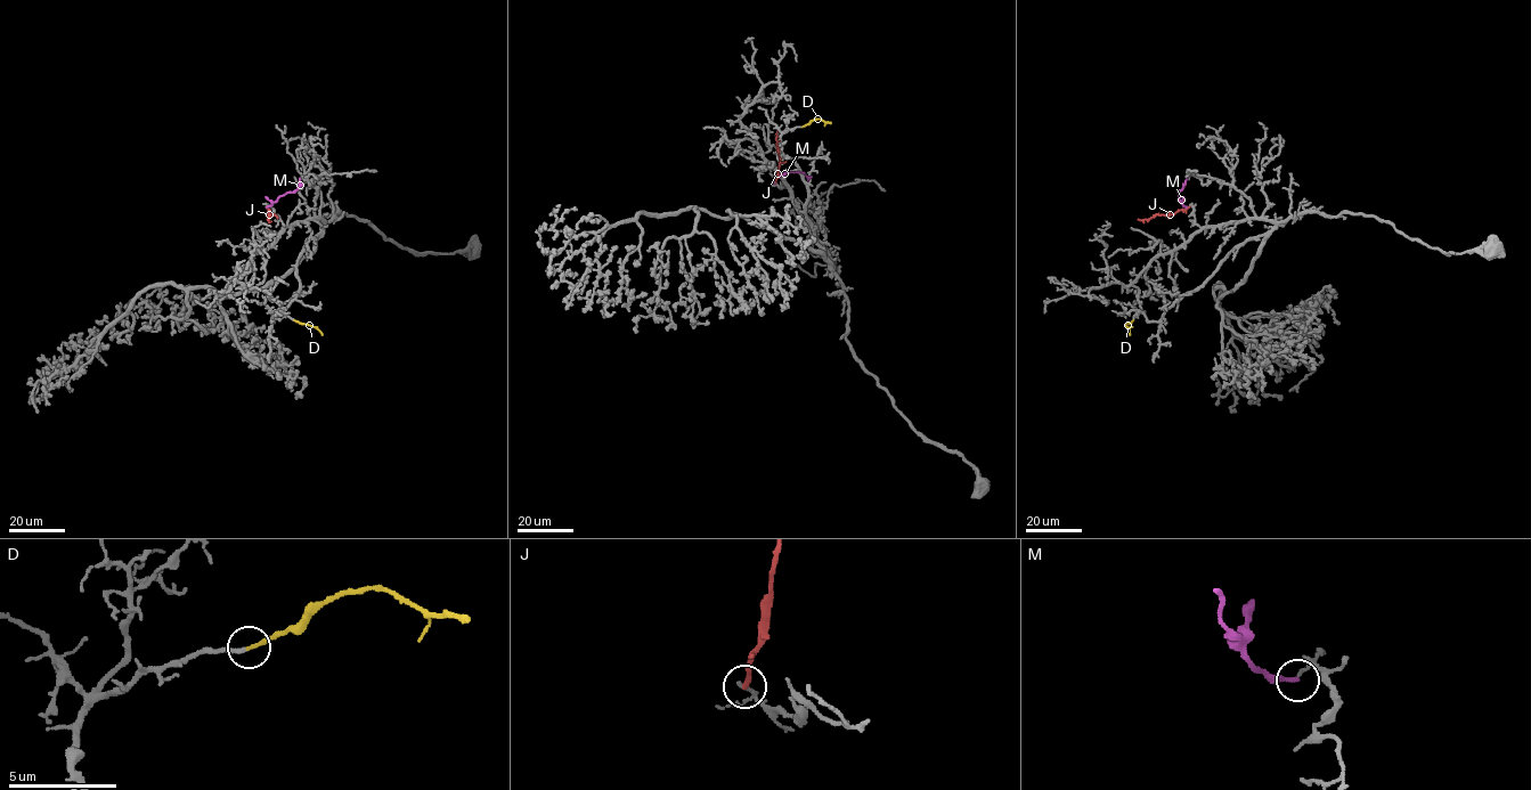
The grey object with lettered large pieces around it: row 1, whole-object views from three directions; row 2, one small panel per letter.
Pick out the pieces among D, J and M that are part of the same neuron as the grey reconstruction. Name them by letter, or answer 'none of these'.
D

